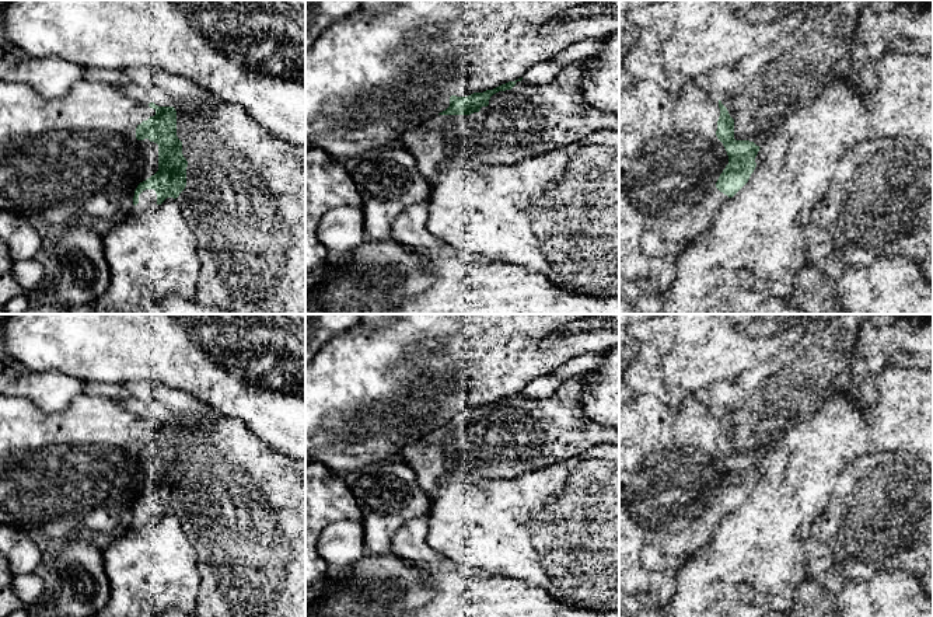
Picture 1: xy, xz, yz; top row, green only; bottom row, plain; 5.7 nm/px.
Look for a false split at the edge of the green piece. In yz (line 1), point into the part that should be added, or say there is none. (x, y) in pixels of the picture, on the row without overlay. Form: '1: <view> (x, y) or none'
1: yz (670, 473)

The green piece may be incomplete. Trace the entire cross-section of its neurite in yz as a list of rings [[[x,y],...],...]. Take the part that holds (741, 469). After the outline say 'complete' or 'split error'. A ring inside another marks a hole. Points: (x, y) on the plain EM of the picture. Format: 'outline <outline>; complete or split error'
outline [[[642,394],[619,405],[619,498],[630,506],[642,530],[657,534],[661,551],[671,564],[688,558],[700,544],[706,544],[721,520],[749,494],[759,460],[734,453],[734,433],[714,405],[703,404],[695,394],[679,408],[670,407],[651,394]]]; split error

